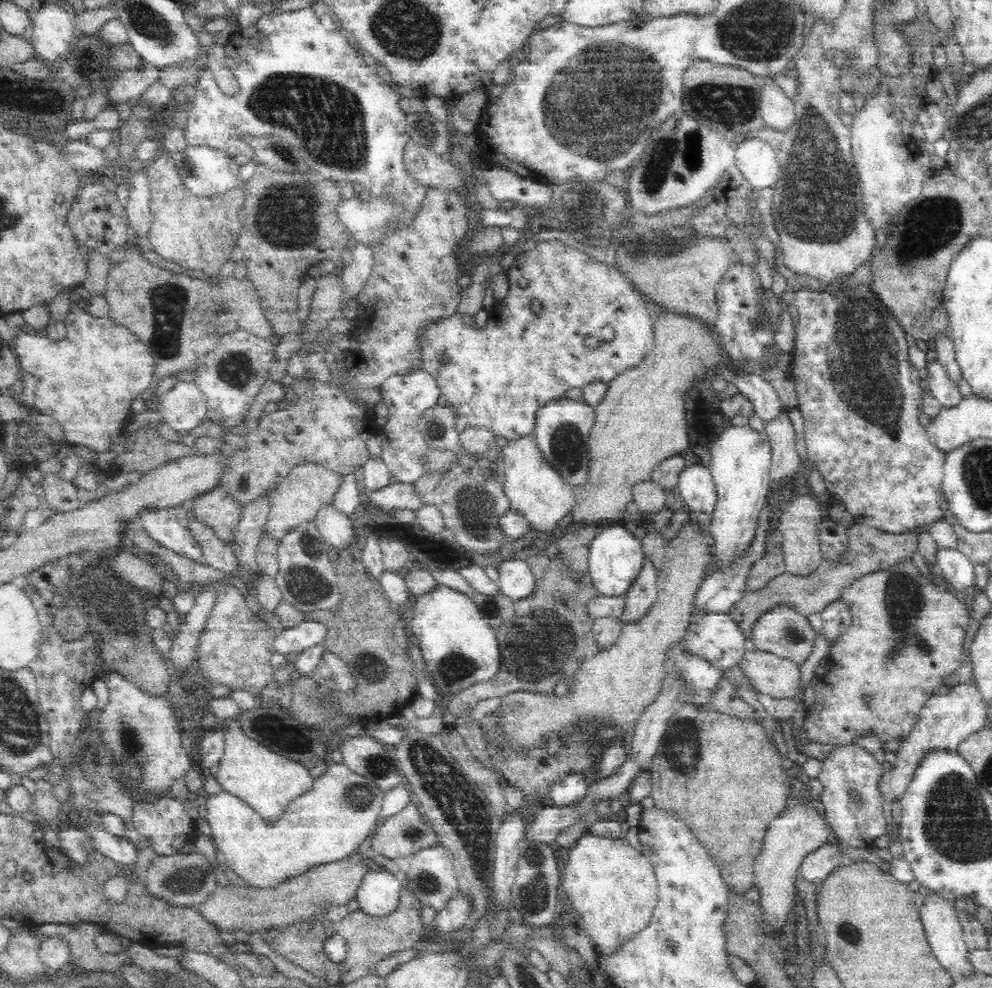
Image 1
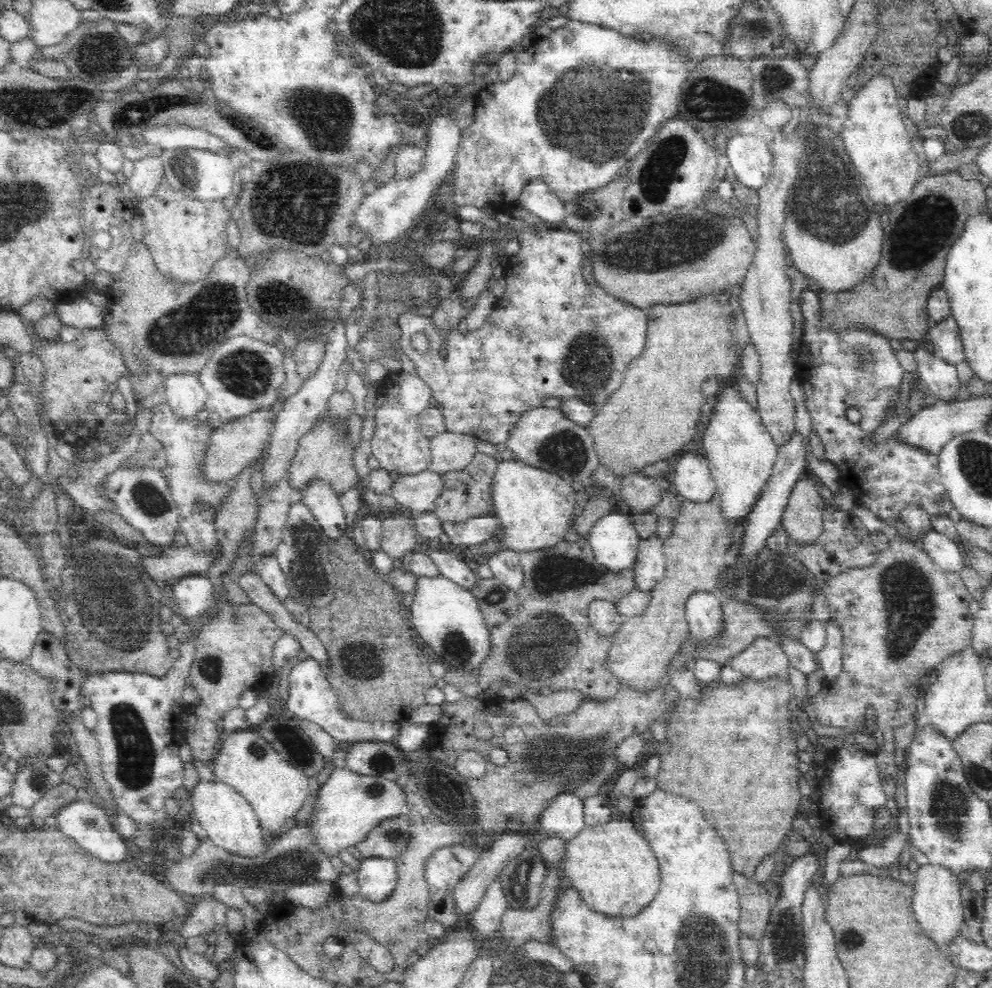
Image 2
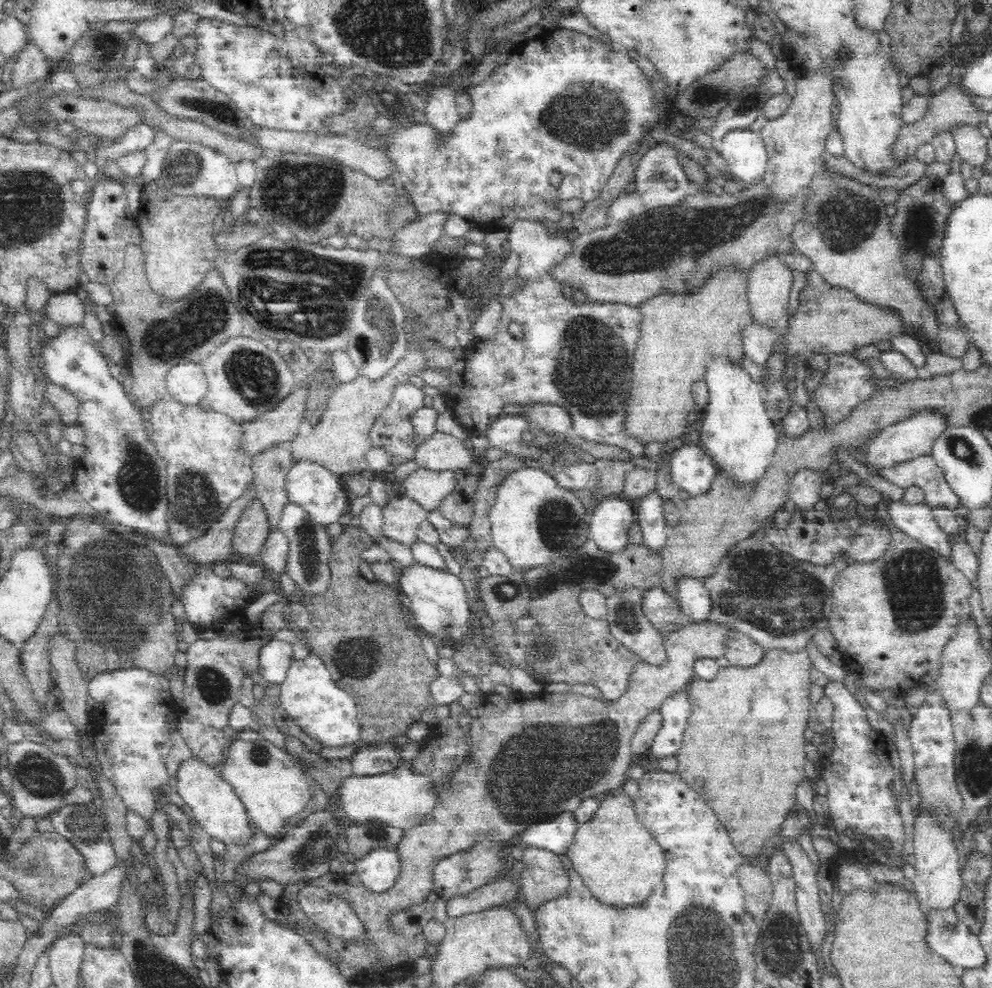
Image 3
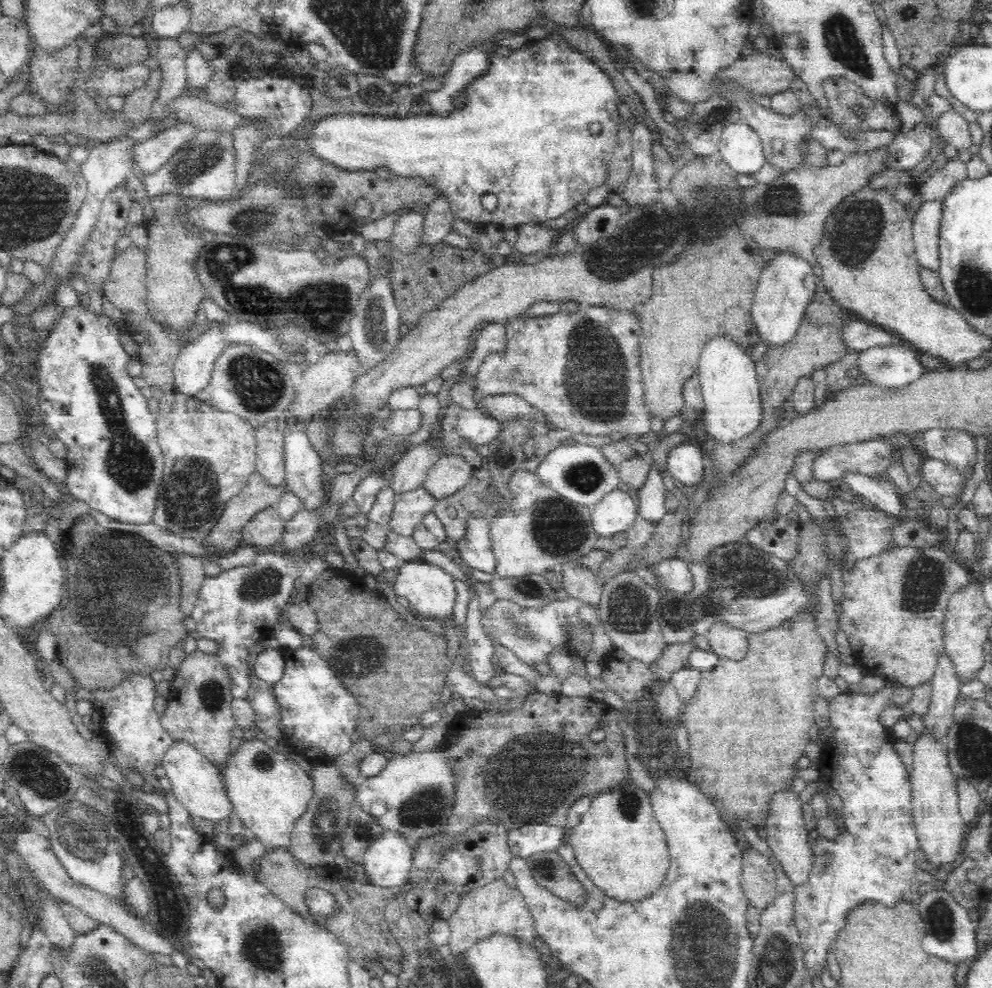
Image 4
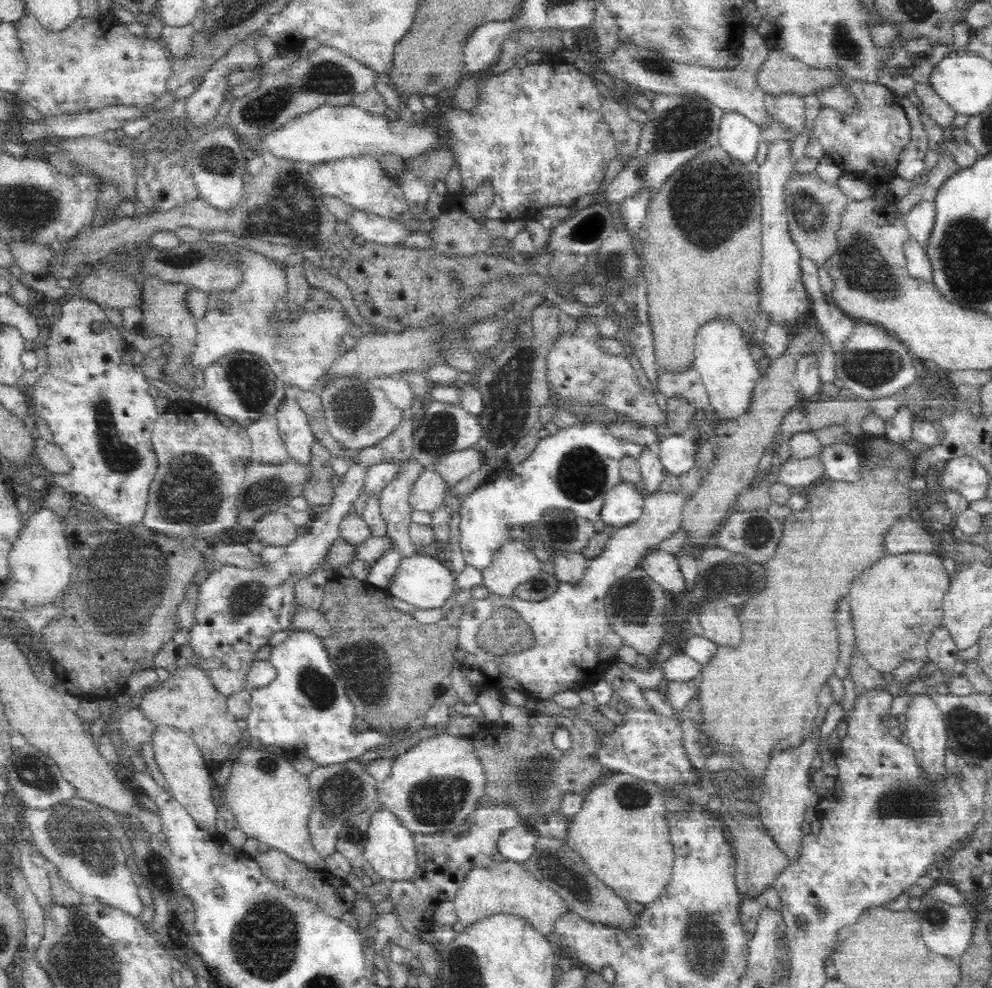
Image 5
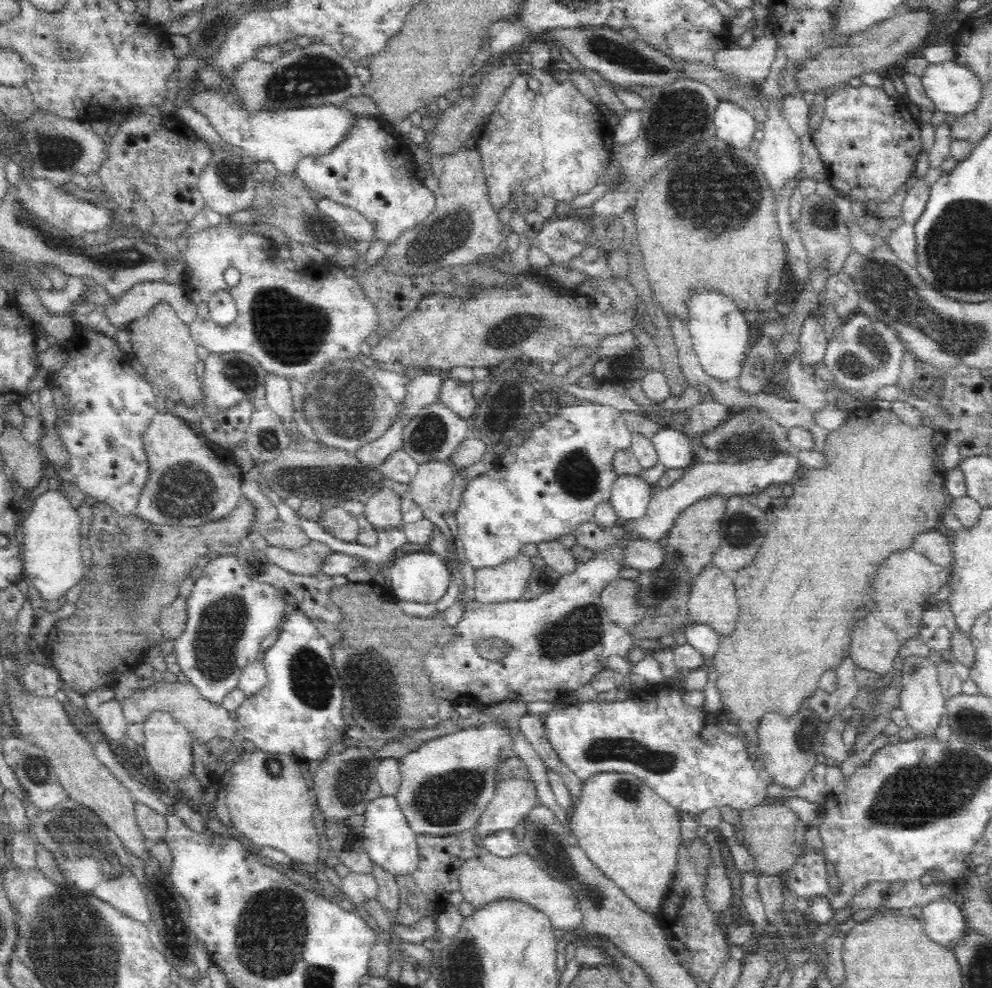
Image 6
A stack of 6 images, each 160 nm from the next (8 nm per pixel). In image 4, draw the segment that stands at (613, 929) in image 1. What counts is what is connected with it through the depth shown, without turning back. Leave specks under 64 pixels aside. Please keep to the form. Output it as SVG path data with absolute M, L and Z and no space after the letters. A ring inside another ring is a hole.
M628 776L608 791L593 795L588 810L565 833L580 865L610 897L631 903L644 900L666 880L670 864L666 834L660 822L656 822L650 793Z

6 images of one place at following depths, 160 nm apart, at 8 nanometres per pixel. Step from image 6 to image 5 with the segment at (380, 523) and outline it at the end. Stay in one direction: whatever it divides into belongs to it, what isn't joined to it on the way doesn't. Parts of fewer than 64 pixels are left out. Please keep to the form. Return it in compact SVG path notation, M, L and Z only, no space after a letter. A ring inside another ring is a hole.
M404 462L403 473L383 486L377 493L379 516L386 526L386 536L393 538L403 557L417 554L409 537L410 508L408 490L412 480L423 468L412 462Z

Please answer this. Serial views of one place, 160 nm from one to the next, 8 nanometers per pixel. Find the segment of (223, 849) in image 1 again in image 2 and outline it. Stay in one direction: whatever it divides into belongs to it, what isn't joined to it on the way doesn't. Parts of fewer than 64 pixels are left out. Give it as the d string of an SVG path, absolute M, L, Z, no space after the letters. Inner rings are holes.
M347 768L334 770L316 797L318 801L314 802L317 808L315 820L319 824L317 837L328 855L337 855L348 846L354 845L354 842L360 842L372 826L376 826L384 819L408 813L405 784L400 784L394 778L353 773ZM199 778L191 790L190 806L192 817L200 822L207 832L208 840L212 841L215 846L246 856L258 855L264 849L262 841L265 834L253 812L252 805L227 782L216 778L212 780Z

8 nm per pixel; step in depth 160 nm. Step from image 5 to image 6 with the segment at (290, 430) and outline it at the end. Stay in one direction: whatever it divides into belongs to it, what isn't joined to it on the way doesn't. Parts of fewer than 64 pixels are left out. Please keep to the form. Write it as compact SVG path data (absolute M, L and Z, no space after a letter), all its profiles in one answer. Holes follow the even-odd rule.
M265 370L264 397L261 402L280 415L280 417L286 419L286 423L292 427L293 436L298 434L292 423L292 414L294 412L292 409L294 407L291 400L290 382L288 379L276 372Z

